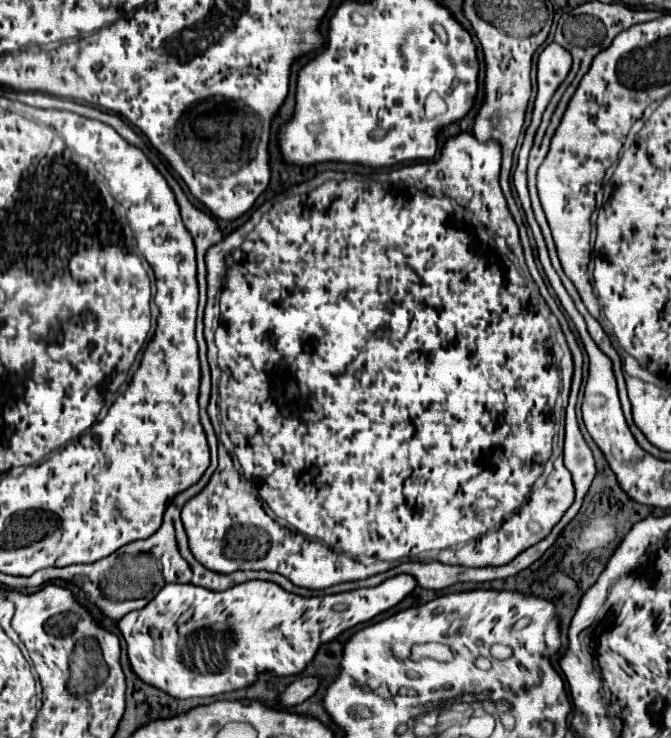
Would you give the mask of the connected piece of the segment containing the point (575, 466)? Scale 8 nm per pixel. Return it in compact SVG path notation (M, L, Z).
M534 270L534 274L532 274L532 278L534 278L534 282L540 286L540 294L544 296L544 300L548 302L548 306L552 308L552 312L554 312L554 316L558 318L558 322L560 322L560 326L562 326L562 332L564 332L564 336L566 336L566 342L568 342L568 346L570 346L570 350L572 350L572 356L574 356L574 366L576 366L576 370L574 370L574 380L572 380L572 392L570 392L570 402L568 402L568 410L566 410L565 416L565 439L564 439L564 464L568 470L570 470L570 474L572 474L572 480L574 480L574 488L576 488L576 502L574 502L574 506L570 508L570 512L564 516L566 520L570 520L578 510L580 510L580 506L582 506L582 500L584 500L584 496L586 496L586 492L588 492L588 488L590 488L590 484L592 484L592 480L594 480L594 476L596 476L596 468L594 468L594 456L592 456L592 452L590 452L590 448L588 448L588 444L584 442L584 438L582 438L582 432L580 432L580 428L578 428L578 422L576 422L576 398L578 398L578 390L580 390L580 384L582 384L582 364L584 364L584 358L582 358L582 350L580 350L580 346L578 346L578 342L576 342L576 338L574 338L574 334L570 332L570 328L568 328L568 322L566 322L566 318L564 318L564 314L562 314L562 310L560 306L558 306L558 302L550 296L550 292L548 292L548 288L546 288L546 284L544 284L544 280L542 280L542 276L540 276L540 272L538 270Z

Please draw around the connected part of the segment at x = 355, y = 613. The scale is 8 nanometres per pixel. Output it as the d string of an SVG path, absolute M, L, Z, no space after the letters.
M398 574L372 588L358 588L322 598L302 598L264 580L250 580L224 592L210 592L194 584L166 584L162 592L152 598L152 604L120 618L118 630L128 644L130 668L144 684L150 684L176 700L208 698L246 688L264 672L276 676L300 674L324 642L330 642L344 630L390 610L414 588L416 580L410 574Z

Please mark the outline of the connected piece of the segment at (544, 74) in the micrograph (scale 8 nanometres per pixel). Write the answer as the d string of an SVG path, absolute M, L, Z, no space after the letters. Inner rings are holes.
M556 42L548 44L542 54L538 56L538 94L534 100L534 109L532 112L532 122L526 130L526 136L520 148L520 152L524 152L524 156L528 156L532 142L534 142L534 134L540 126L542 115L552 94L556 92L556 88L562 84L562 80L566 78L566 74L570 72L572 66L572 56L568 50L564 50L562 46L558 46Z

